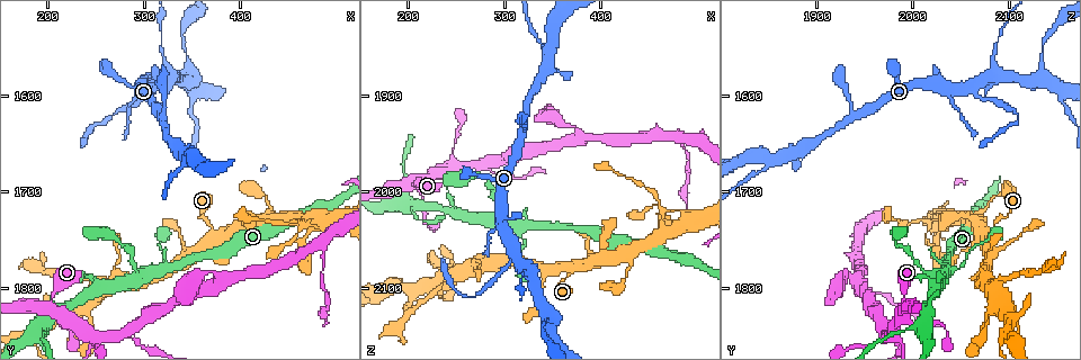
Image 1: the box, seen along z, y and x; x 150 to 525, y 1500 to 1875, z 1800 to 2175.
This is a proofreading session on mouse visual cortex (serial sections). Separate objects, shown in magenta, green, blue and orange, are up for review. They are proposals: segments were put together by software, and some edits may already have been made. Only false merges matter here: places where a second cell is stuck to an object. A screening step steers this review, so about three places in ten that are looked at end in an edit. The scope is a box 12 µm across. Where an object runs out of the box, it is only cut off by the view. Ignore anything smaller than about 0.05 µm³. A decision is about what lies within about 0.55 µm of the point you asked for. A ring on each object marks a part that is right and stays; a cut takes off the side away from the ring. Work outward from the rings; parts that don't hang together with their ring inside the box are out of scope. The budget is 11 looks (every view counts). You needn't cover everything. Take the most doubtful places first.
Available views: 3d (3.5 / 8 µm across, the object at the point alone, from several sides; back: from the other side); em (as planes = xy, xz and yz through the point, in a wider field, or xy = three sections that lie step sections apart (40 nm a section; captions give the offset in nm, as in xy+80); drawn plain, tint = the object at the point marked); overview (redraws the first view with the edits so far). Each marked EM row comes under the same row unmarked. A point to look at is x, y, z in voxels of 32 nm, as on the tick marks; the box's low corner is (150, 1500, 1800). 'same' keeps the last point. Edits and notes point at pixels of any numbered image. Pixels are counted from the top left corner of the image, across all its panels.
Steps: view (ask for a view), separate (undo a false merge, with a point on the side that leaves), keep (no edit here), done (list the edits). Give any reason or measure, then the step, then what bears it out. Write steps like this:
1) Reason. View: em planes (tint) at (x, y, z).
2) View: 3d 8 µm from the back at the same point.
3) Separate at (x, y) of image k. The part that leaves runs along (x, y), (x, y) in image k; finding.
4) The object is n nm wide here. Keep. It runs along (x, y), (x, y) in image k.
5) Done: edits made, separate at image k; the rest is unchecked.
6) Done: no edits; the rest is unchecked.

Abrupt turn. View: 3d 3.5 µm at (370, 1740, 2084).

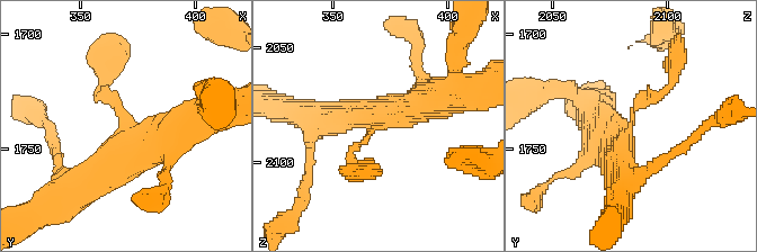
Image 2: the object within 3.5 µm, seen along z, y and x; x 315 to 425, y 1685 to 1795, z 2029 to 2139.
3 arms meet here; the arms are 150, 400, 500 nm wide. View: em xy step 1 (tint) at (371, 1741, 2082).

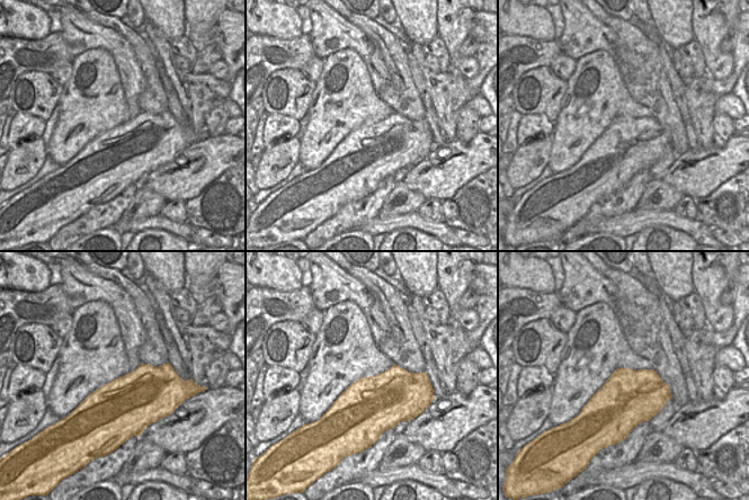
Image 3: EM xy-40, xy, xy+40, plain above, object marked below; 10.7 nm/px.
Keep. One cell here.

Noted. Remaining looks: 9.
Branch point. View: 3d 3.5 µm from the back at (464, 1734, 2020).

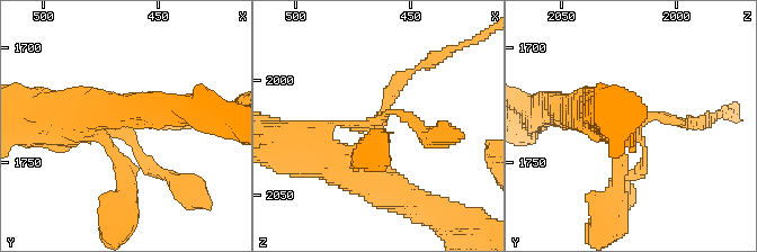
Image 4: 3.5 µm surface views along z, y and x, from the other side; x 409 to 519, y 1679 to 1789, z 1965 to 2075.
3 arms meet here; the arms are 150, 150, 350 nm wide; now the EM. View: em xy step 3 (tint) at the same point.

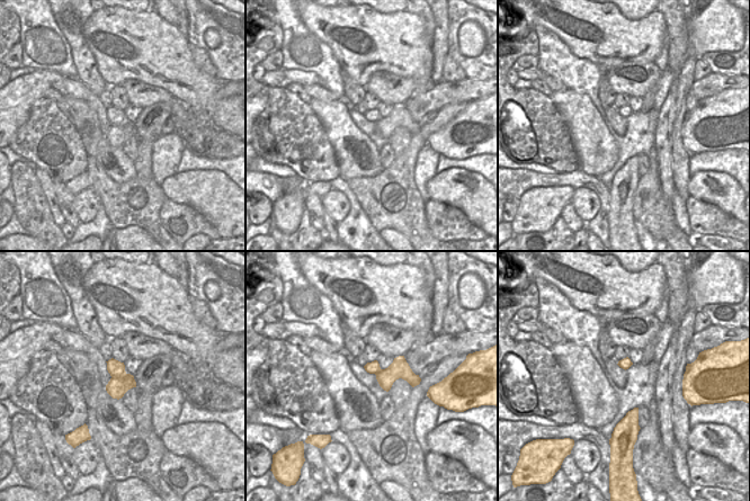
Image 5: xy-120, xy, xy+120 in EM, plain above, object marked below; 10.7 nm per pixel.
Keep. It runs along (391, 188), (374, 176), (377, 122), (419, 66) in image 4; one cell here.

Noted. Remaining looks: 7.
Thin arm on a thick one. View: 3d 3.5 µm at (308, 1592, 2060).

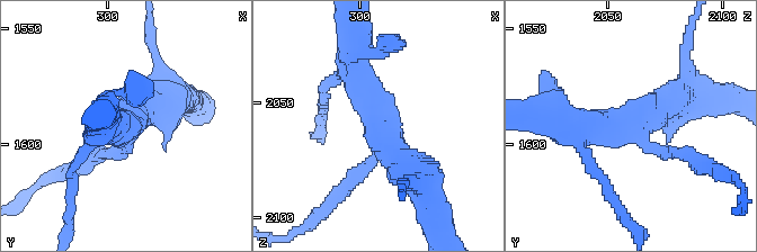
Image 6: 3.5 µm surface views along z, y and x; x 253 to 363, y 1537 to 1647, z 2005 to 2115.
View: em xy step 3 (tint) at (308, 1590, 2060).

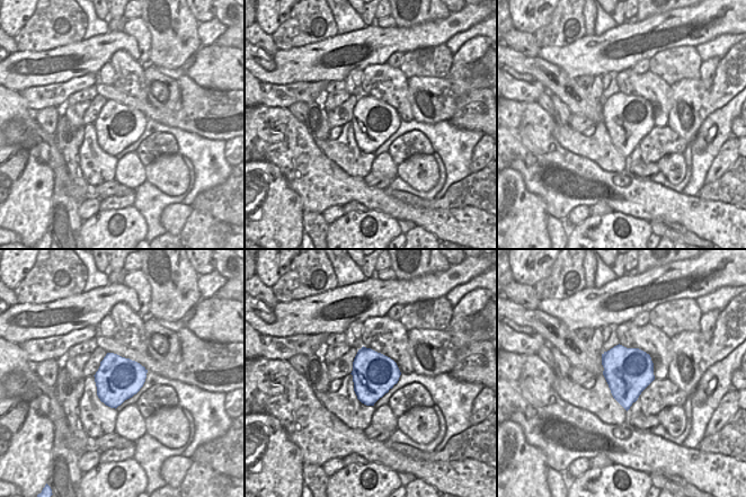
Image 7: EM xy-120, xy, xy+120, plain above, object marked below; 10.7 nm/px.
Keep. It runs along (355, 61), (389, 147), (420, 179) in image 6; continuous, no second cell.

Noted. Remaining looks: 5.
Small branch off a trunk. View: 3d 8 µm at (282, 1848, 1972).

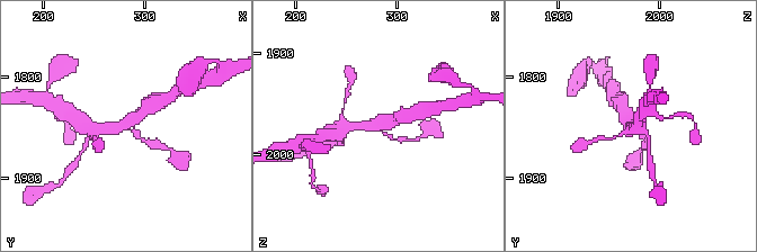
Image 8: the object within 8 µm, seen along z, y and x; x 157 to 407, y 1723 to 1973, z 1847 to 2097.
3 arms meet here; the arms are 150, 300, 350 nm wide. View: em xy step 5 (tint) at (278, 1846, 1972).

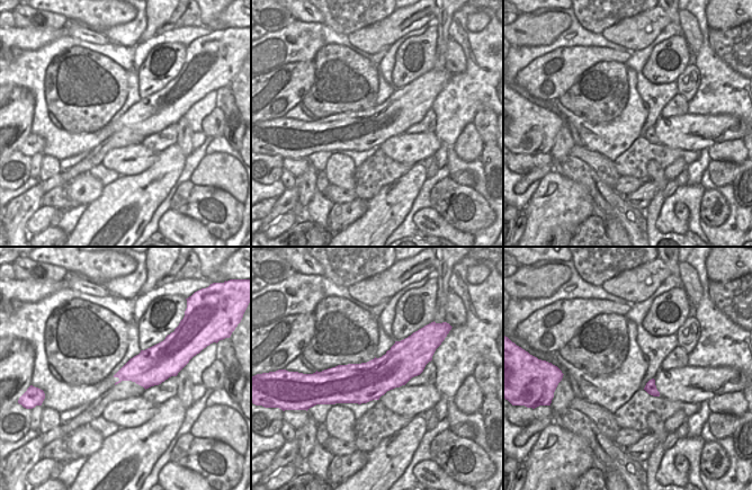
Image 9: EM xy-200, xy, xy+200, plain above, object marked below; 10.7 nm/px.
The object is 440 nm wide here. Keep. It runs along (91, 129), (123, 125), (149, 105) in image 8; all the same cell.

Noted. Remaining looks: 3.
Done: no edits; the rest is unchecked.

